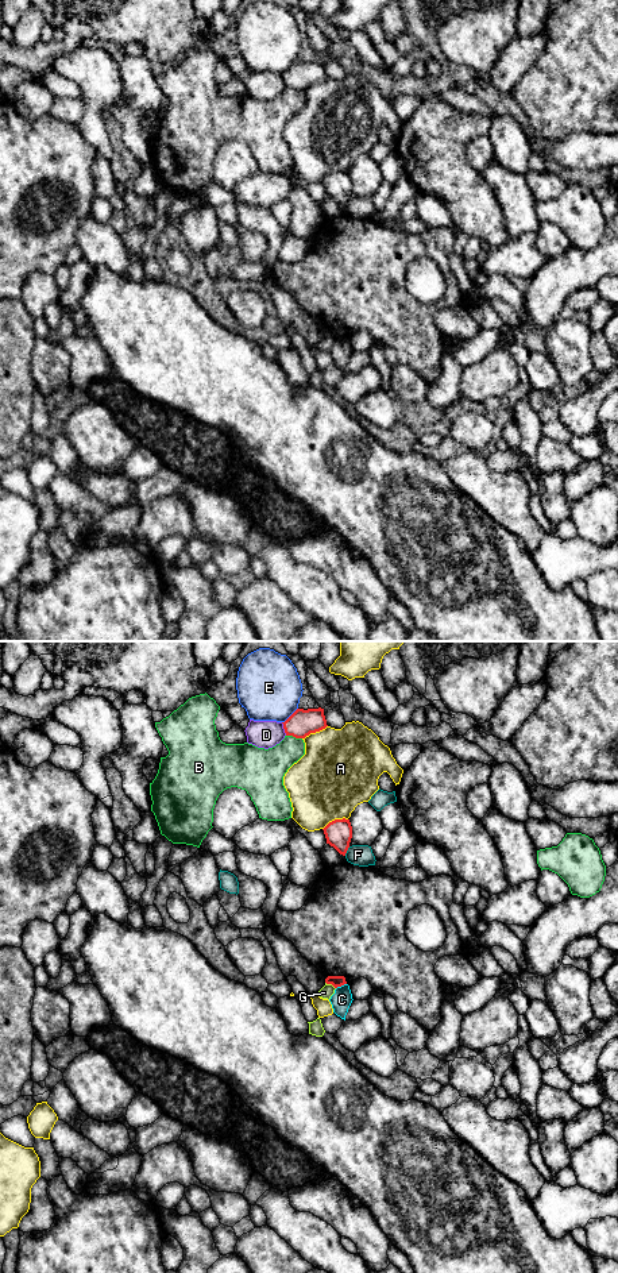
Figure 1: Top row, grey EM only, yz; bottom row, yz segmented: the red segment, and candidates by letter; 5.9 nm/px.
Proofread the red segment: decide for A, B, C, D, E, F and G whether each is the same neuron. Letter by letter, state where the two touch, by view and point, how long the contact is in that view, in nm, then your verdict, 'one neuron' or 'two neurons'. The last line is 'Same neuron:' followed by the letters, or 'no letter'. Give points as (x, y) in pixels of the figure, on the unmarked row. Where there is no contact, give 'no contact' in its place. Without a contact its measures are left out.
A: yz (315, 84) | 170 nm | two neurons
B: yz (294, 88) | 100 nm | two neurons
C: yz (340, 338) | 70 nm | two neurons
D: yz (284, 80) | 90 nm | two neurons
E: yz (290, 68) | 130 nm | two neurons
F: yz (347, 201) | 70 nm | two neurons
G: yz (331, 335) | 80 nm | two neurons
Same neuron: no letter

